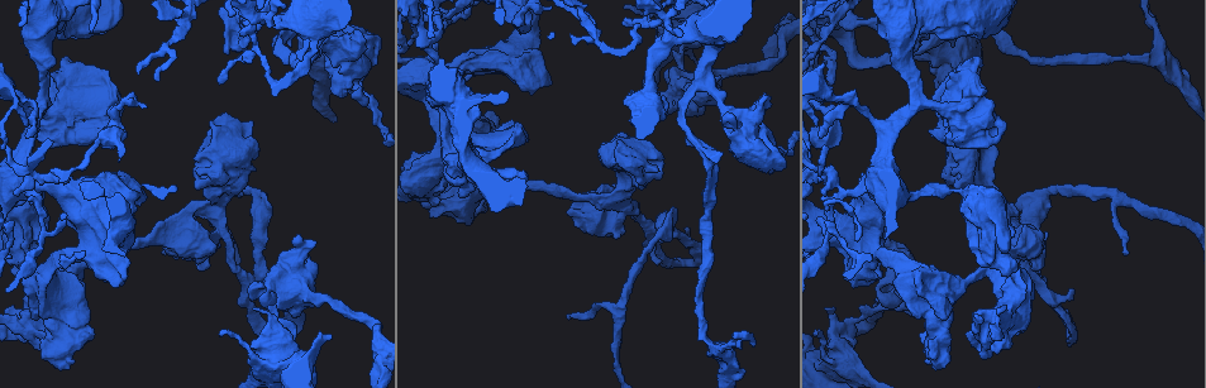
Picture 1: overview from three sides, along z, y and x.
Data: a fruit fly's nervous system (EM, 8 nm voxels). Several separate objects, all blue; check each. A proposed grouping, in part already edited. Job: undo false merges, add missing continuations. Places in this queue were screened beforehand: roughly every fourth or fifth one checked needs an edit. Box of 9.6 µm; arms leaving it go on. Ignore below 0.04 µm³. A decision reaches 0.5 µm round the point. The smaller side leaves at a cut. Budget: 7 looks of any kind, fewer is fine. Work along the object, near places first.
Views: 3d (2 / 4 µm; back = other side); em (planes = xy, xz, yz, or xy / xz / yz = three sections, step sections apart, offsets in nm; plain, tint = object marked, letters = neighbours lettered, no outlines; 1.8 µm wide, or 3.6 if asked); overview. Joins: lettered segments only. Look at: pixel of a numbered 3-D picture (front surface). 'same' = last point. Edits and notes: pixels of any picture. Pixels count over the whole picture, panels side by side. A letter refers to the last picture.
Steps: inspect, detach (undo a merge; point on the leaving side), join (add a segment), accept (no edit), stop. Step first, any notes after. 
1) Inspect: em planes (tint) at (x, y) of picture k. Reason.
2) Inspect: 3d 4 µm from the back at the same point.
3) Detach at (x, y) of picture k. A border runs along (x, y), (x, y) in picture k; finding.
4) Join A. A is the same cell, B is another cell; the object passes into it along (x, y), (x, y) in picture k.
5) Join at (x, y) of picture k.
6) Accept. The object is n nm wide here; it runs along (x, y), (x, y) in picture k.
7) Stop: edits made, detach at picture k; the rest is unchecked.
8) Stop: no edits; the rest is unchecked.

Inspect: em planes (tint) at (668, 109) of picture 1. Touches itself.

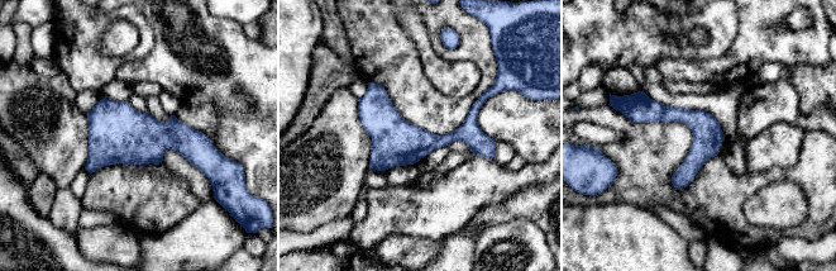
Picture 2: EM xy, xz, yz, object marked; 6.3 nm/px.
Inspect: em planes (letters) at the same point.

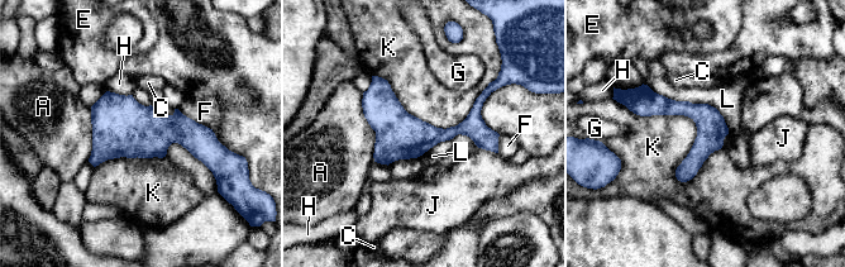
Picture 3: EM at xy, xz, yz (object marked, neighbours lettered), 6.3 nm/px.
Accept. The object is 190 nm wide here; A, C, E, F, G, H, J, K and L are other cells; it runs along (487, 91), (462, 128), (377, 158) in picture 3; continuous, no second neuron.

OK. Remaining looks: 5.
Inspect: em xz step 8 (tint) at (846, 16) of picture 1.

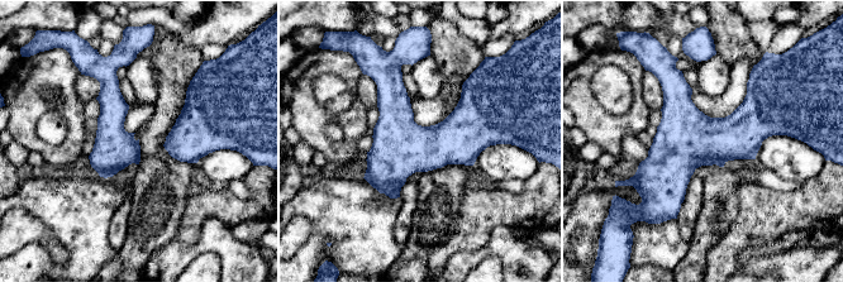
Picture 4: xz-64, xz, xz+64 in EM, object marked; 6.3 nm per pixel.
Inspect: em planes (letters) at the same point.

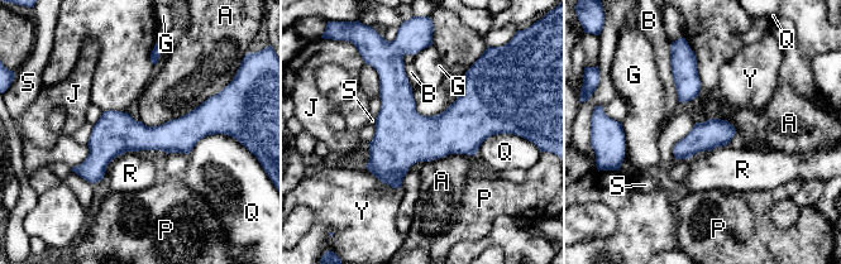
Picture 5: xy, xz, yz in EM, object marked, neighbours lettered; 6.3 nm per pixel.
Accept. A, B, G, J, P, Q, R, S and Y are other cells; it runs along (215, 125), (118, 138), (77, 169) in picture 5; one neuron here.

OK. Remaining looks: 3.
Inspect: 3d 2 µm at (257, 307) of picture 1. An open end.

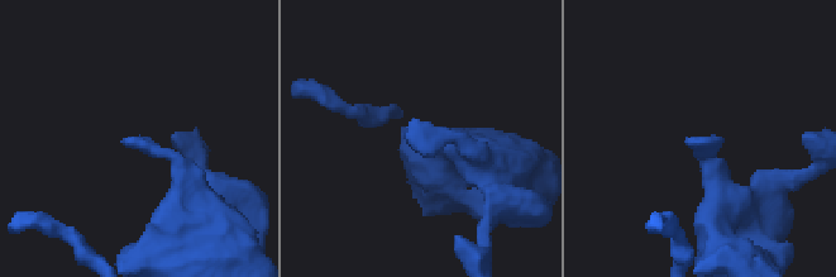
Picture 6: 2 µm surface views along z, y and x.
Inspect: em 3.6 µm planes (letters) at (131, 144) of picture 6.

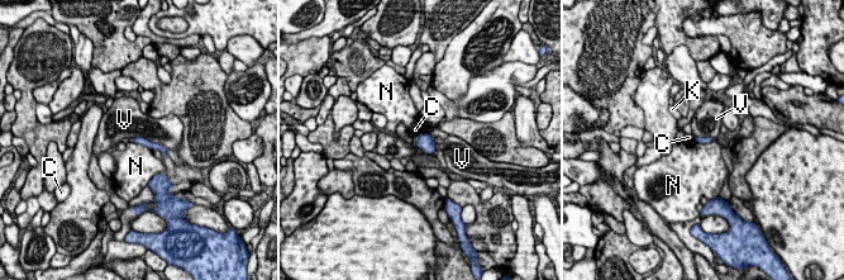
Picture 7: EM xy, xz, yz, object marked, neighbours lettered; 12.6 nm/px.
Accept. C, K, N and V are other cells; it runs along (136, 140), (157, 146), (165, 152) in picture 7; none of them fits.

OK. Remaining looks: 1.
Stop: no edits; the rest is unchecked.

